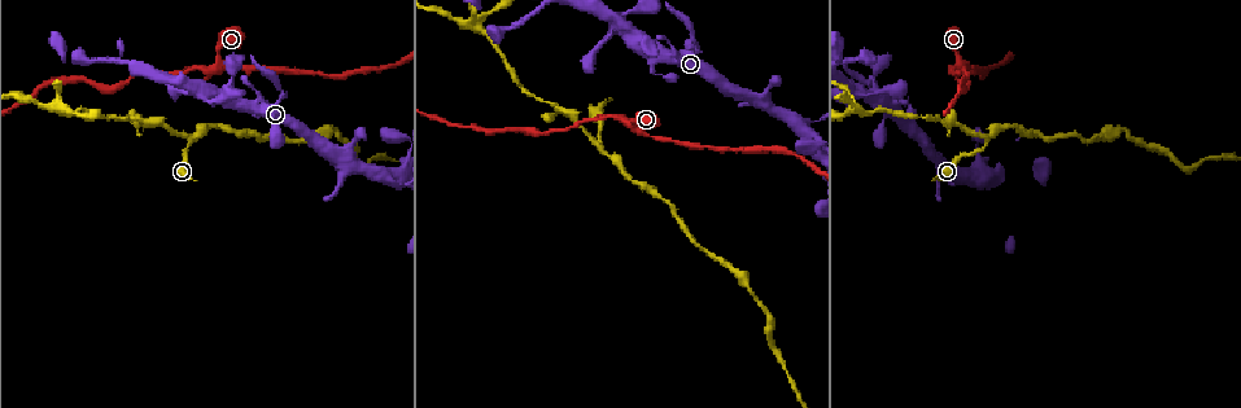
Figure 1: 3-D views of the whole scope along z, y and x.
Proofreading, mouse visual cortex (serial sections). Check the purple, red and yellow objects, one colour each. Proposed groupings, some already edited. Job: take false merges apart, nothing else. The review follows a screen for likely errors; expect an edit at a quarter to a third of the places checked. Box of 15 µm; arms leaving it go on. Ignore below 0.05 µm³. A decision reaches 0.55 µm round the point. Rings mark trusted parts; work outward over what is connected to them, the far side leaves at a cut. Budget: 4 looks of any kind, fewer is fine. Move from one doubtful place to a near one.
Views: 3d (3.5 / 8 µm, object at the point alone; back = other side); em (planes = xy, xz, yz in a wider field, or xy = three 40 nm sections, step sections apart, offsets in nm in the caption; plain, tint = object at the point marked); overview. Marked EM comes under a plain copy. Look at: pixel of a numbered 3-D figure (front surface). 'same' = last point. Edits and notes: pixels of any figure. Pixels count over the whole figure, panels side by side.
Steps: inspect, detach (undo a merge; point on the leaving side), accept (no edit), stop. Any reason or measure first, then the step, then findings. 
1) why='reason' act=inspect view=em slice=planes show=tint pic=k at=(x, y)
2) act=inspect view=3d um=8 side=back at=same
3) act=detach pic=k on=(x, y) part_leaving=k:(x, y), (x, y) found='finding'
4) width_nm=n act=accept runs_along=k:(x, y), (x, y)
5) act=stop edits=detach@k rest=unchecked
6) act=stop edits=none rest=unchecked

why='three arms meet' act=inspect view=3d um=3.5 side=back pic=1 at=(984, 140)

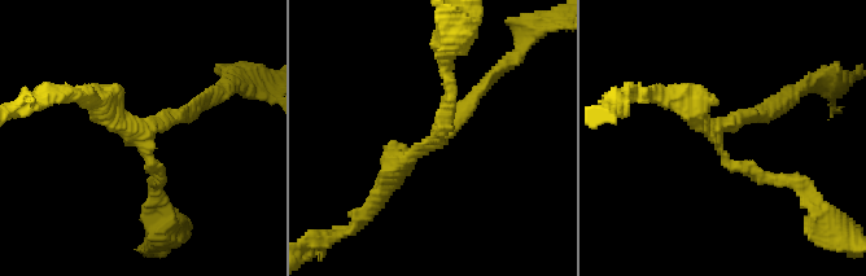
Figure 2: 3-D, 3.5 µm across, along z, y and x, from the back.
arm_widths_nm=150,200,300 act=accept runs_along=2:(157, 182), (140, 138), (192, 110) found='one cell here'

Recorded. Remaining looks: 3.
why='branch point' act=inspect view=3d um=3.5 side=back pic=1 at=(564, 113)

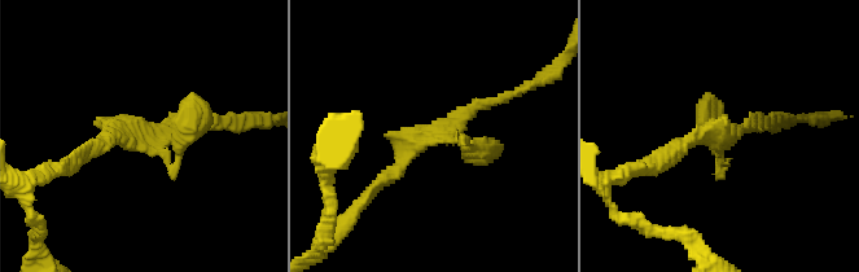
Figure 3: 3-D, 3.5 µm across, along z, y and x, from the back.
why='now the EM' act=inspect view=em slice=xy step=5 show=tint pic=3 at=(432, 134)

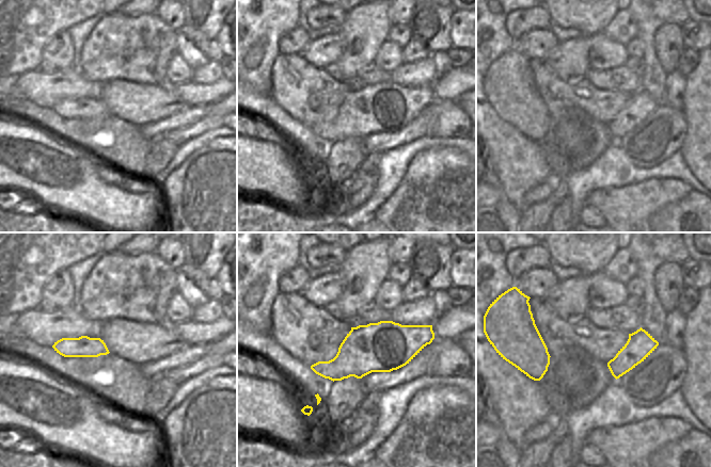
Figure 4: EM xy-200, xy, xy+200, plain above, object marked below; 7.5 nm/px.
why='cut it another way' act=inspect view=em slice=xy step=2 show=tint at=same

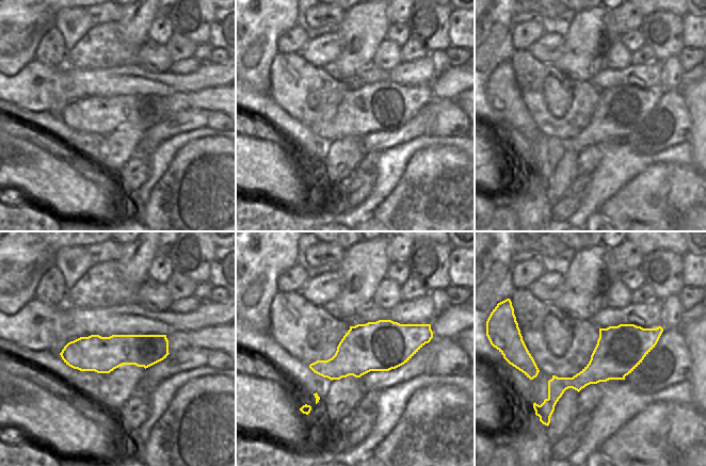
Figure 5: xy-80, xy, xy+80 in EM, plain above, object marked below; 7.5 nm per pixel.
width_nm=380 act=detach pic=3 on=(708, 106) part_leaving=3:(169, 150), (192, 127), (192, 95) found='a second cell is stuck on'

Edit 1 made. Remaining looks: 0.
act=stop edits=detach@3 rest=unchecked

